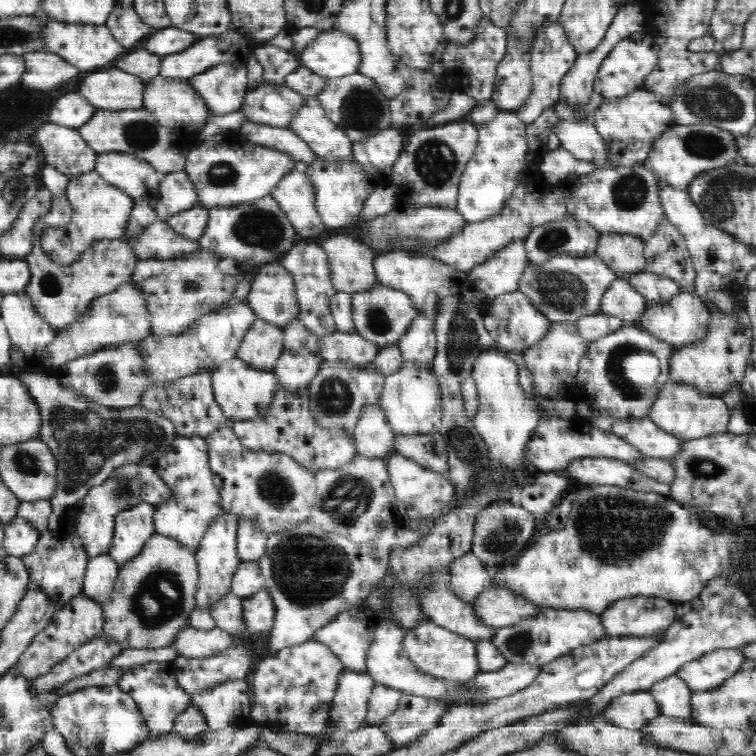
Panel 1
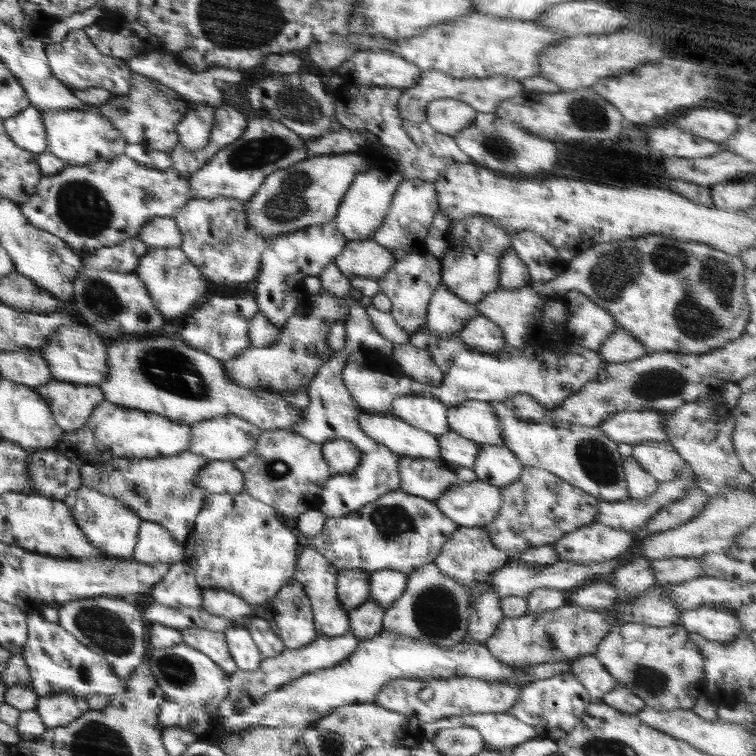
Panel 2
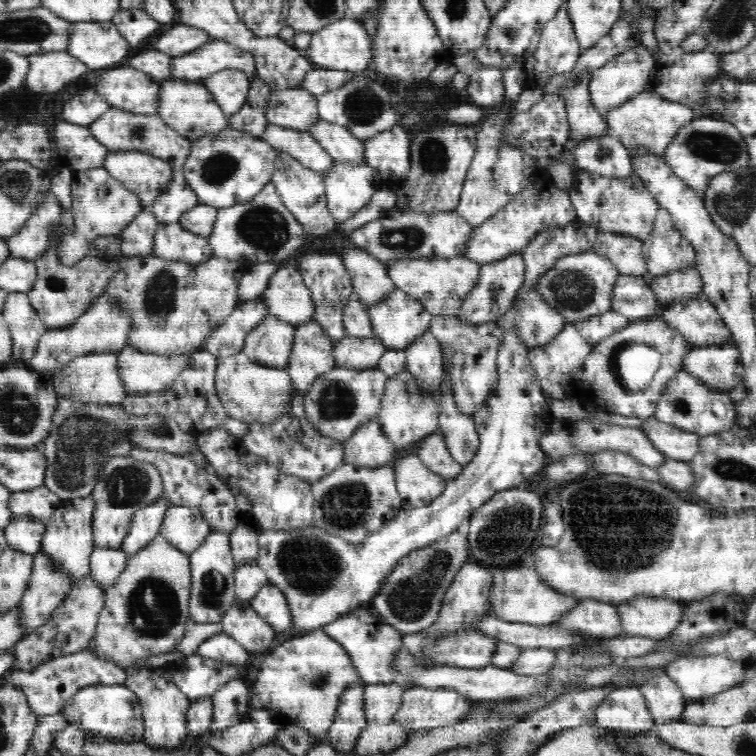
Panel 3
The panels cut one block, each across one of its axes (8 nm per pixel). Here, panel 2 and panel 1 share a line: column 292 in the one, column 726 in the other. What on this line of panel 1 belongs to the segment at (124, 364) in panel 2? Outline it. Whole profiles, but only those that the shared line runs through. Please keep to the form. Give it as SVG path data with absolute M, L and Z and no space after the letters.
M668 381L658 393L647 417L668 434L688 441L726 432L731 411L718 395L700 392L684 382Z

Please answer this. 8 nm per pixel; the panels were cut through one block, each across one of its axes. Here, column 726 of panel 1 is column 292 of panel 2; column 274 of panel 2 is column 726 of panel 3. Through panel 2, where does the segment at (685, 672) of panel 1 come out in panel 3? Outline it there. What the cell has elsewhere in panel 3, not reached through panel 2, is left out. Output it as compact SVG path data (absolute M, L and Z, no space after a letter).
M716 654L708 656L686 656L673 661L667 668L666 674L674 680L683 691L686 702L699 701L710 696L716 696L728 688L733 688L744 682L744 670L747 664L726 656Z

